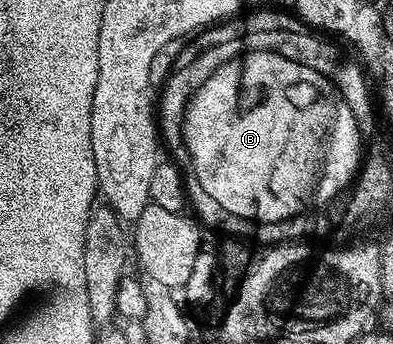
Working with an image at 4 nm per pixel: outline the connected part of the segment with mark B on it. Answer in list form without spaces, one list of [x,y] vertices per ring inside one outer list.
[[[262,51],[248,52],[243,60],[244,65],[240,65],[239,59],[225,62],[218,70],[214,70],[214,74],[210,74],[210,78],[206,78],[206,82],[199,84],[193,91],[192,97],[188,99],[183,133],[187,159],[189,161],[192,159],[191,175],[196,176],[198,182],[202,182],[202,190],[206,190],[206,194],[210,194],[210,198],[214,198],[214,202],[218,202],[218,206],[222,206],[222,210],[226,210],[238,218],[255,220],[257,224],[282,222],[295,216],[303,216],[309,211],[308,203],[330,203],[344,187],[347,189],[353,183],[354,177],[362,167],[362,146],[360,150],[362,135],[356,125],[354,114],[350,112],[350,107],[347,106],[342,94],[336,90],[331,81],[308,66],[299,65],[290,58],[282,58],[282,54]]]

